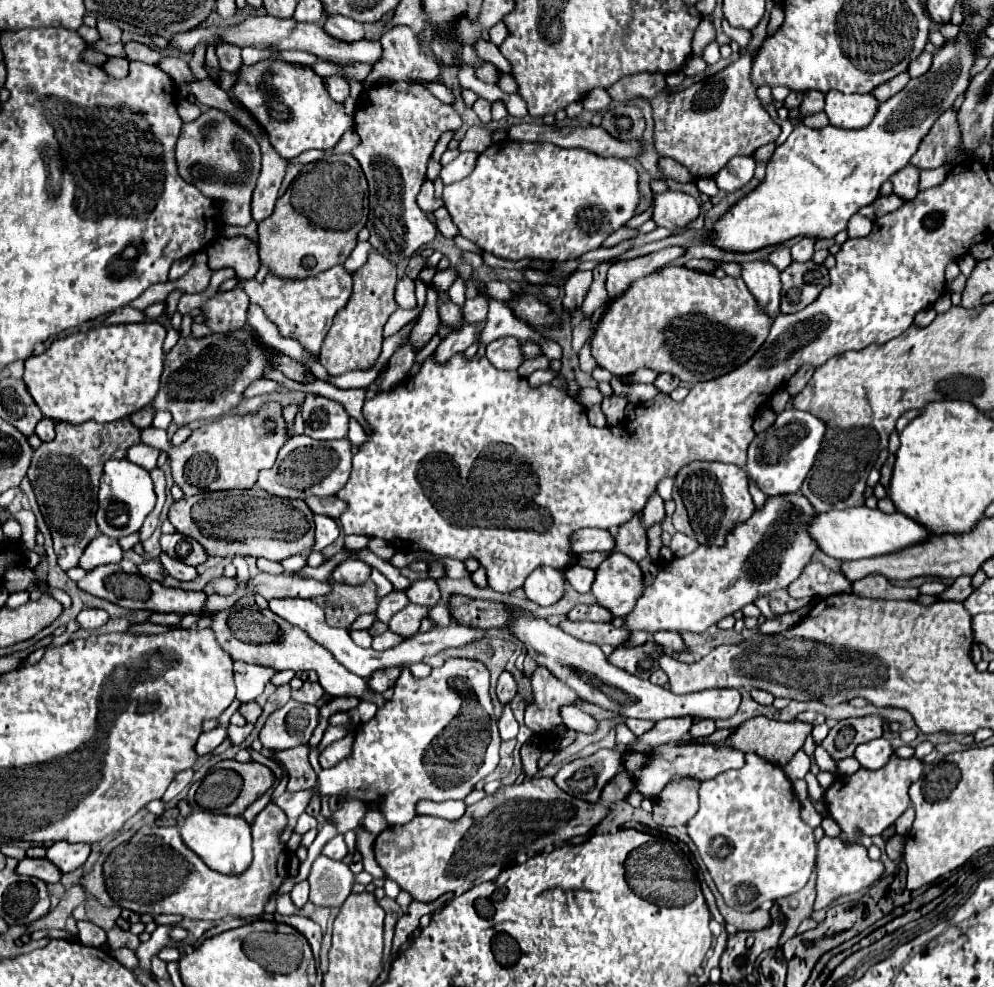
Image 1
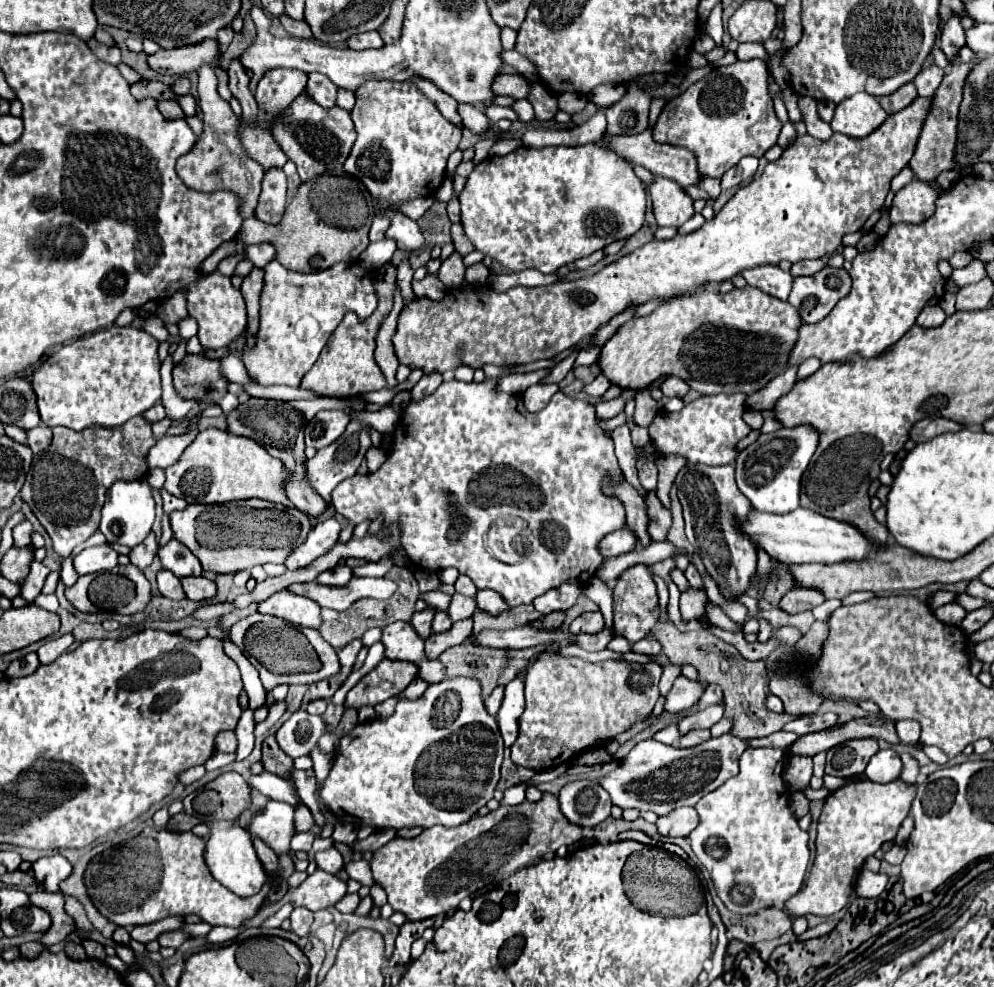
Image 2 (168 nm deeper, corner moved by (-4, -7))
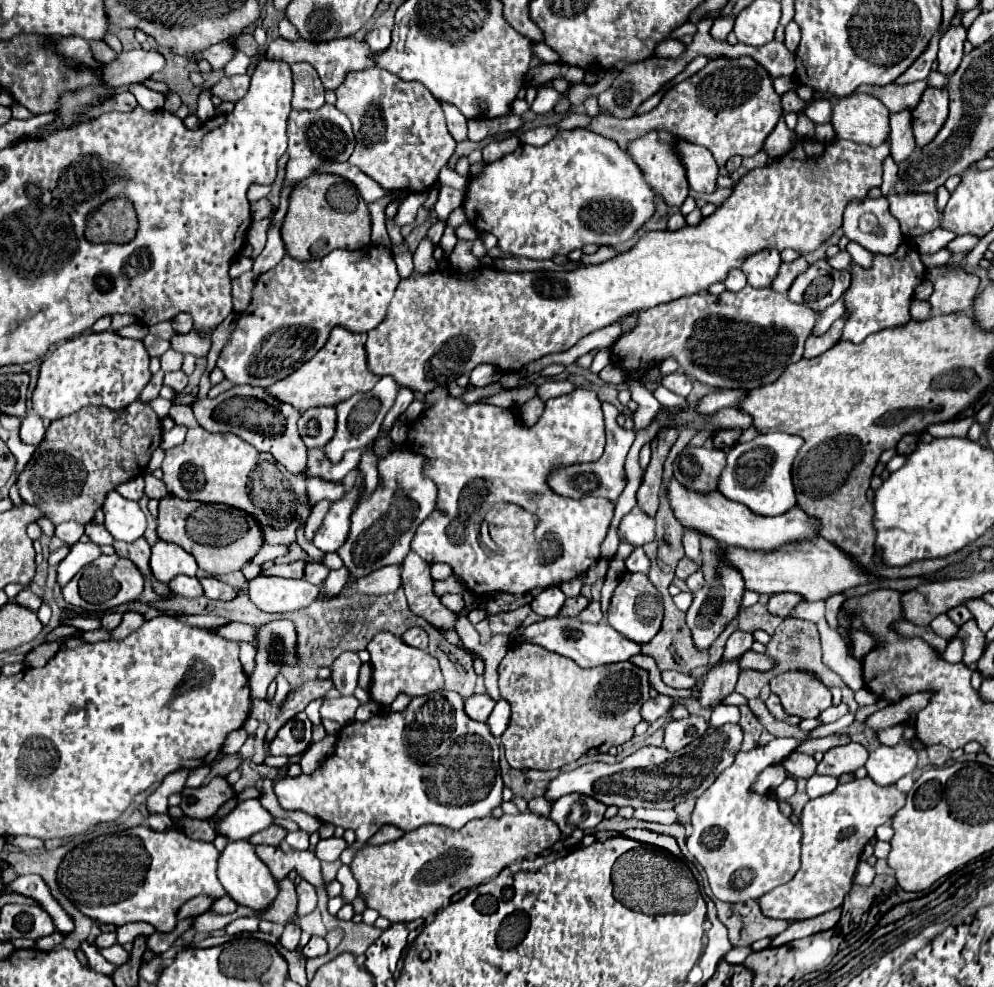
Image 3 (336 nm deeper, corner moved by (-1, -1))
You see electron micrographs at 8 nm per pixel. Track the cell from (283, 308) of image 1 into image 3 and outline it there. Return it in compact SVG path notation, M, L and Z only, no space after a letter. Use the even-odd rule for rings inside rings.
M374 245L344 251L336 249L316 261L296 261L286 255L274 269L256 279L252 301L244 313L238 317L238 325L222 349L216 367L220 367L228 381L234 385L252 385L252 387L270 387L276 381L288 377L296 367L310 361L326 343L330 329L336 325L346 327L348 331L366 333L380 325L386 315L386 309L392 301L394 289L400 283L396 263L386 253L376 253Z

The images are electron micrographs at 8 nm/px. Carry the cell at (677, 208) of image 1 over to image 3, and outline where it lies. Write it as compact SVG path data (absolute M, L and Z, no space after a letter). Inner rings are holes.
M654 131L654 133L648 133L648 135L632 141L628 145L628 153L632 155L634 163L644 173L644 179L648 181L648 185L664 199L664 203L668 207L680 209L682 203L684 203L684 199L688 197L688 181L686 181L684 167L682 167L680 159L676 159L674 141L676 139L672 135L668 135L666 131Z

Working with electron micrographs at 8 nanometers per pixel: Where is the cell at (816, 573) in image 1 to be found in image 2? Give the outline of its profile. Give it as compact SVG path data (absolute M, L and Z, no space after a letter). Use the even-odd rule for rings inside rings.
M791 589L783 595L779 609L783 609L785 613L803 613L803 611L811 611L813 607L821 605L825 601L825 597L815 591L815 589Z

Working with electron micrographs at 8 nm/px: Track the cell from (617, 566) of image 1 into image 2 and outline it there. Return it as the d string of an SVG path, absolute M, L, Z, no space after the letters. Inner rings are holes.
M633 565L627 571L623 571L615 583L613 591L613 629L617 635L625 637L629 643L635 643L639 639L649 637L655 623L659 621L659 597L655 589L653 575L647 565Z

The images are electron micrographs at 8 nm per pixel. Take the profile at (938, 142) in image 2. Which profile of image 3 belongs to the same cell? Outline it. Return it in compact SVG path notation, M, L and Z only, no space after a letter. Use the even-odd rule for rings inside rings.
M928 87L920 103L912 109L912 129L916 147L926 147L940 133L948 119L948 91Z

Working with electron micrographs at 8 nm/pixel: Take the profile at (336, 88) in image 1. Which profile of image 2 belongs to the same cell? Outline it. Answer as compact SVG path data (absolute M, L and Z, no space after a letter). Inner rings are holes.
M307 73L307 77L309 77L305 87L307 97L311 97L321 107L333 107L337 97L337 87L331 83L331 79L321 73Z

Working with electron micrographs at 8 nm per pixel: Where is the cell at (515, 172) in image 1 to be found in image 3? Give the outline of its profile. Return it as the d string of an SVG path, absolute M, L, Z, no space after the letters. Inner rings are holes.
M570 129L560 131L542 147L520 145L502 159L484 165L476 177L470 177L462 207L476 231L496 235L498 247L504 253L546 261L554 255L568 255L588 243L610 247L628 241L652 217L652 199L654 191L646 185L642 171L624 149L590 129Z

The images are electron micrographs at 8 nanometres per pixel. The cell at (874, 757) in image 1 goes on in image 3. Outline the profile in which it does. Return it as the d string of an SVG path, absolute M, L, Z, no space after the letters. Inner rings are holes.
M908 741L898 743L894 747L880 745L874 749L866 761L866 771L878 785L892 785L900 777L908 775L916 767L916 751Z

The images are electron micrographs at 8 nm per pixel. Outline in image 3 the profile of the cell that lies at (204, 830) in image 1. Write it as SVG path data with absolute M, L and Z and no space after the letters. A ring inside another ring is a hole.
M246 839L228 841L226 843L224 851L218 857L218 879L224 885L226 893L238 905L246 905L246 907L252 907L252 909L264 909L264 907L268 907L274 901L276 893L278 893L276 879L272 877L270 869L256 855L254 845L250 841L246 841Z

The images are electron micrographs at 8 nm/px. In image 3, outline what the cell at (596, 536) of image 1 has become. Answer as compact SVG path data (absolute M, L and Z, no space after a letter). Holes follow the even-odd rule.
M632 511L620 521L618 537L622 543L630 543L634 547L650 543L654 539L654 519L642 511Z

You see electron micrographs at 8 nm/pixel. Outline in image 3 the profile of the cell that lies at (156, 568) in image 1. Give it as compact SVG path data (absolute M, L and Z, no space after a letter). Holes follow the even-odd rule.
M176 575L168 587L172 589L174 595L180 595L180 597L200 597L202 591L200 591L200 583L196 577L186 577L186 575Z

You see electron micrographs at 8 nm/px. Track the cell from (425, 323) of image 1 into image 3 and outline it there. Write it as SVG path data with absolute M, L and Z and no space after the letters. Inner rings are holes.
M382 377L378 381L378 385L368 391L366 395L354 395L352 399L346 399L344 403L336 405L336 413L338 413L338 427L334 437L324 445L326 457L332 463L338 463L346 451L352 449L364 449L368 443L372 443L372 439L376 439L376 435L380 433L380 425L384 415L390 411L390 407L394 405L398 393L398 383L392 377Z

